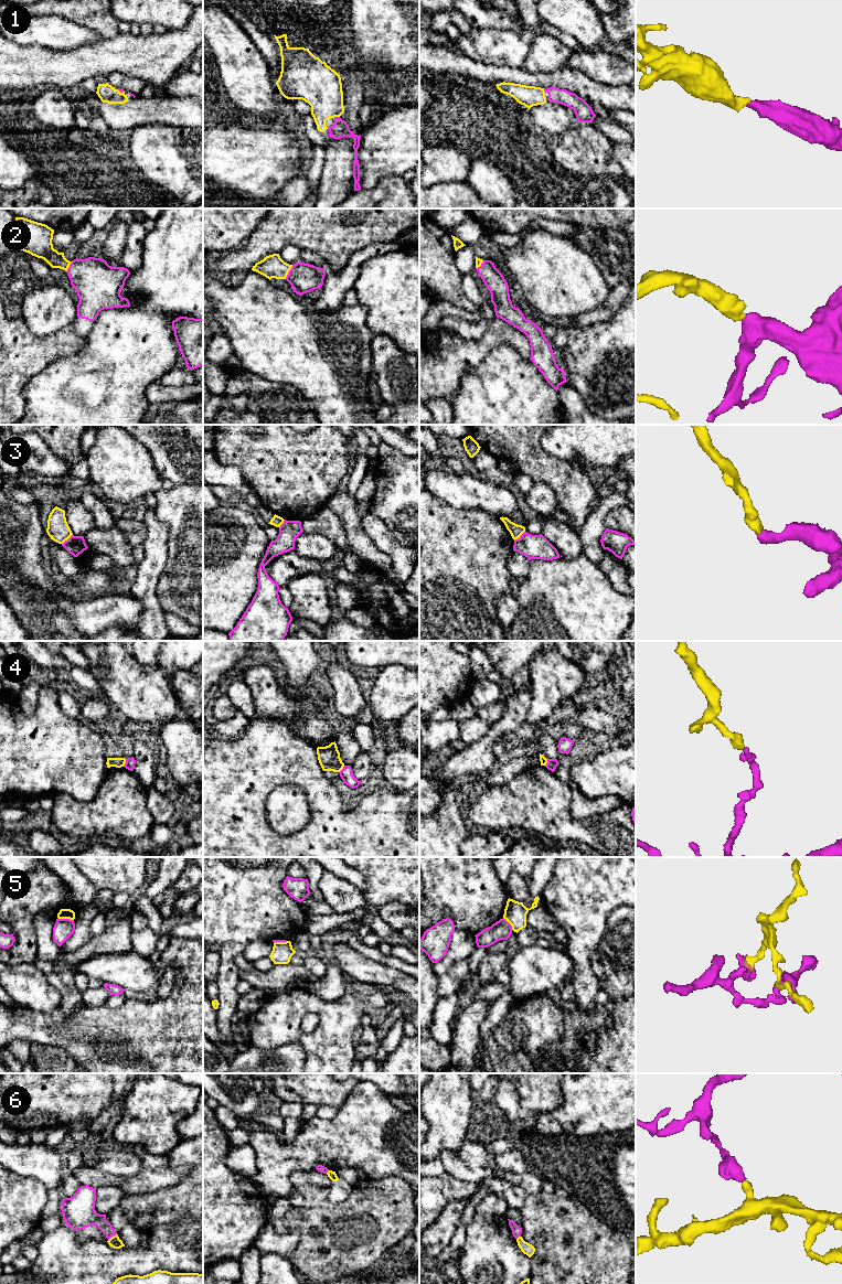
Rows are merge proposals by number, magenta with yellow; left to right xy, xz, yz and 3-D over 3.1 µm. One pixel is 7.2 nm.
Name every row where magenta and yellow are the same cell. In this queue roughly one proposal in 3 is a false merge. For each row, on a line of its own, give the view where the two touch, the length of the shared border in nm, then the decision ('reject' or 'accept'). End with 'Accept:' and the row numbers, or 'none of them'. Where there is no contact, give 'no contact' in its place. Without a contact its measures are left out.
1: meets magenta in xz; contact 50 nm long; accept
2: meets magenta in xz; contact 120 nm long; accept
3: meets magenta in yz; contact 110 nm long; reject
4: meets magenta in xy; contact 60 nm long; reject
5: meets magenta in xy; contact 120 nm long; reject
6: meets magenta in xy; contact 80 nm long; reject
Accept: 1, 2

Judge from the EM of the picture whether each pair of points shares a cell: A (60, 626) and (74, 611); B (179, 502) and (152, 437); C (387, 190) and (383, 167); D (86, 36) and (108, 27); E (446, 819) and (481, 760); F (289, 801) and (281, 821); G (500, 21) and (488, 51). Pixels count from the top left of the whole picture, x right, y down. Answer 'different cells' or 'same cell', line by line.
A: different cells
B: different cells
C: different cells
D: different cells
E: different cells
F: same cell
G: different cells

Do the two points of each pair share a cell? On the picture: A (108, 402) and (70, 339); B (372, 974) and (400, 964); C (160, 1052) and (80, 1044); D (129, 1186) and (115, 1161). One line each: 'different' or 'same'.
A: different
B: different
C: same
D: different

